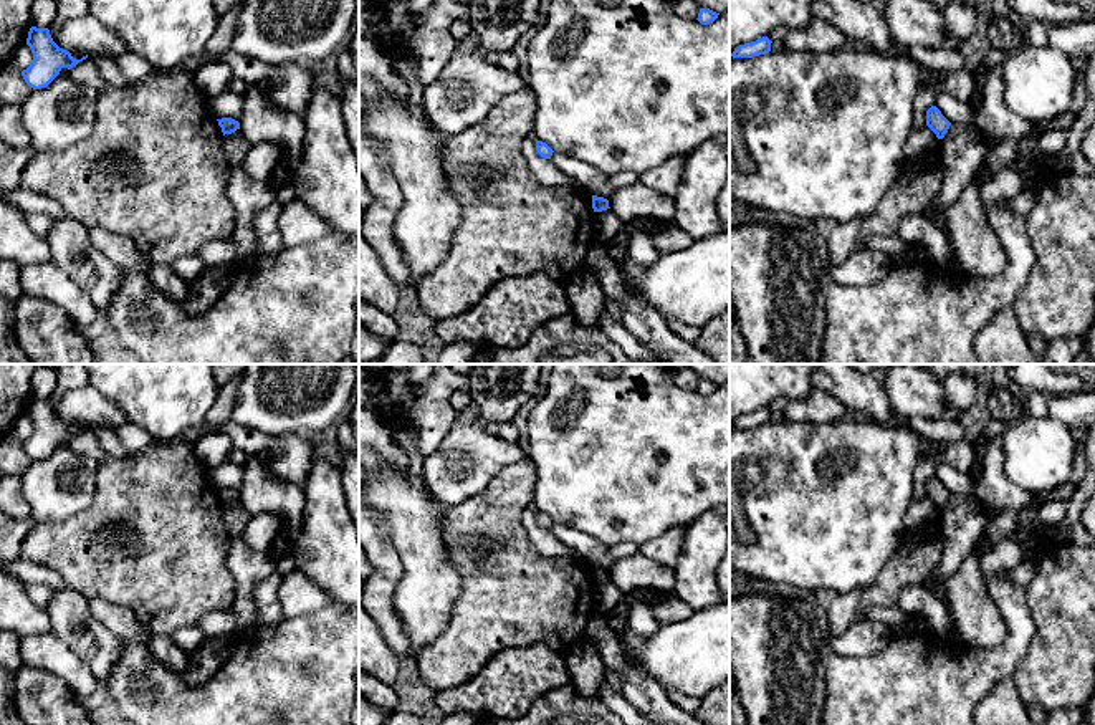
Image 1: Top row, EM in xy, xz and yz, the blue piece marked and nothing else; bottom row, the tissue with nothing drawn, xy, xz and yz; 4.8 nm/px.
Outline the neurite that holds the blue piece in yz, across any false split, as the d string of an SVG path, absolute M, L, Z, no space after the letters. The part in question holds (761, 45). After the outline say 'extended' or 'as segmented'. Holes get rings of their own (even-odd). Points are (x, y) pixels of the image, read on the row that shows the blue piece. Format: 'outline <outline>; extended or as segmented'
outline M767 36L758 38L756 41L739 45L731 53L733 58L753 58L771 51L771 40Z; as segmented

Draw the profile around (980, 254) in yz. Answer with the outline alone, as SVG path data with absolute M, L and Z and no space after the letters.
M971 180L956 202L944 210L944 225L966 275L996 278L1007 265L1007 255L981 207L979 184Z

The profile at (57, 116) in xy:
M58 74L46 88L33 89L20 106L30 149L60 152L94 129L98 93L68 74Z

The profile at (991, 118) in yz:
M999 66L987 70L981 103L973 111L973 126L987 139L1021 142L1030 132L1030 122L1011 113L1004 103L1004 81Z

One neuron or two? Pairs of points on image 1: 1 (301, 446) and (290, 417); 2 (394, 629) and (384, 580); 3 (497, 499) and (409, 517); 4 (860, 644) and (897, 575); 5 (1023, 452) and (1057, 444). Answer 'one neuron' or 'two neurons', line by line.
1: two neurons
2: one neuron
3: two neurons
4: two neurons
5: one neuron

